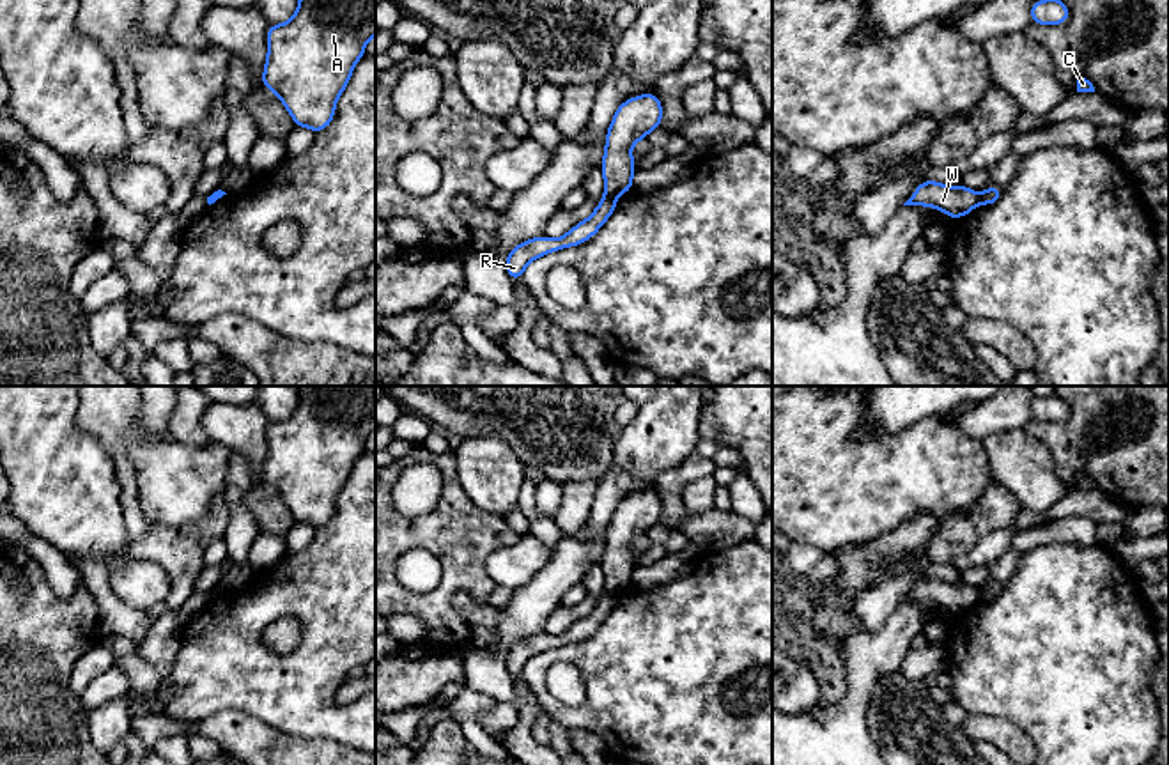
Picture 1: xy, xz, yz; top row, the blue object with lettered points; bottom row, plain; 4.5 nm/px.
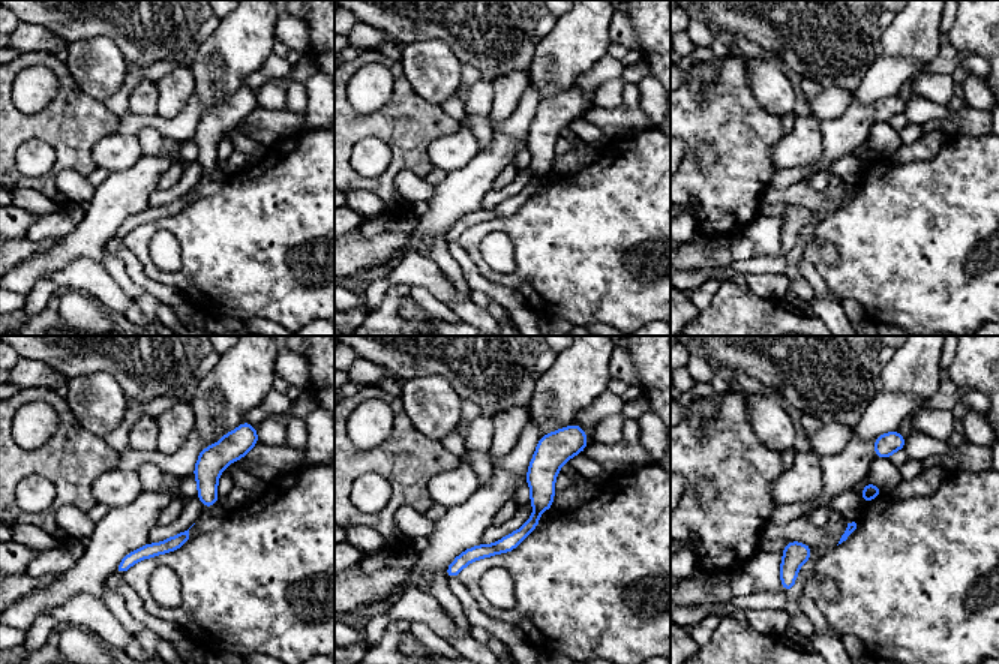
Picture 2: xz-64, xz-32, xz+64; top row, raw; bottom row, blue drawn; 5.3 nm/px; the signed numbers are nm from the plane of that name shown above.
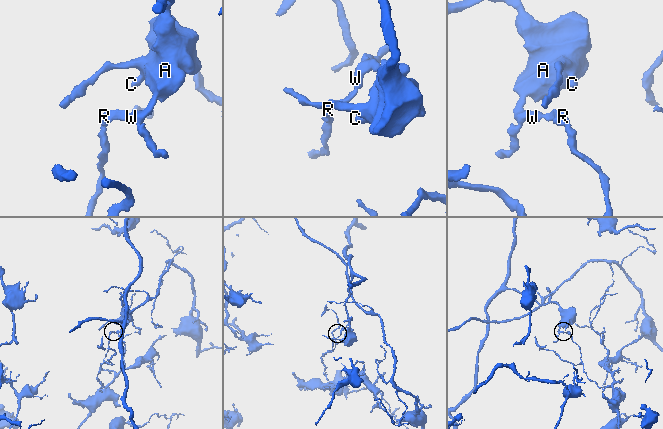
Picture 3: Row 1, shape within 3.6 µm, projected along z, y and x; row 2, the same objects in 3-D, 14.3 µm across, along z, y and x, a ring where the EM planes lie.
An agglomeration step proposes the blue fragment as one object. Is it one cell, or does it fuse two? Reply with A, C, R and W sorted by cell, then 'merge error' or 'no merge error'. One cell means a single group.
groups A C W / R; merge error

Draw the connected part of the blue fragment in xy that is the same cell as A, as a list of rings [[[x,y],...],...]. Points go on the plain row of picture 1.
[[[299,386],[296,411],[287,420],[267,425],[262,483],[280,494],[296,522],[319,529],[331,521],[335,501],[372,432],[375,386]]]

